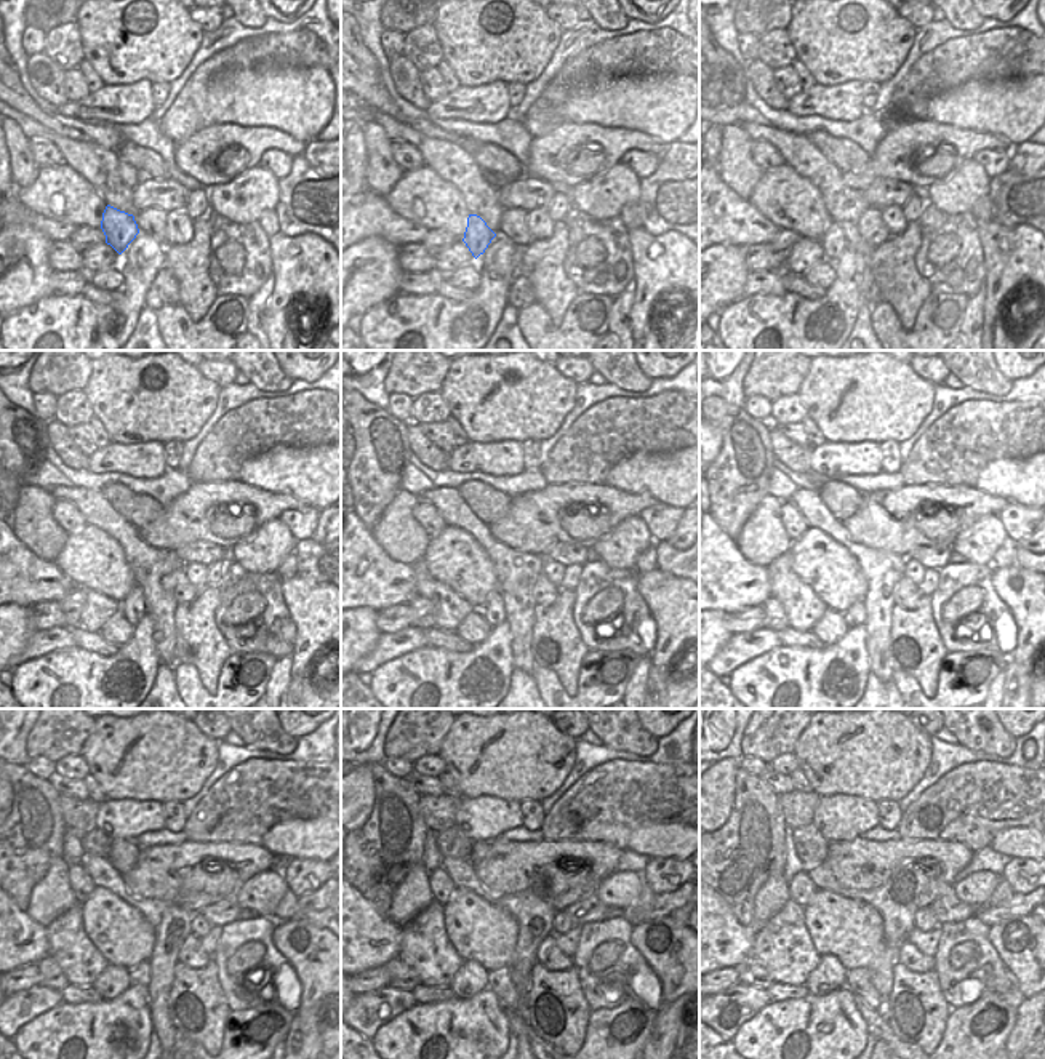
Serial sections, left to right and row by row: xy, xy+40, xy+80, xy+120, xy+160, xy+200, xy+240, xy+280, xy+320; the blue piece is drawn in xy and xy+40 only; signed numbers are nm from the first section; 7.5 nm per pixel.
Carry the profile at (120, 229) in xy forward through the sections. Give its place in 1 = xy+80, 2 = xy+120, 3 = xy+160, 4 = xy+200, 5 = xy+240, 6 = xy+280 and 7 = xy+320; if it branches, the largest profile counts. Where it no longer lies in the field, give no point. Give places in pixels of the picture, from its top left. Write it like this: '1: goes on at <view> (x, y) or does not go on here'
1: goes on at xy+80 (834, 242)
2: goes on at xy+120 (133, 607)
3: goes on at xy+160 (493, 611)
4: goes on at xy+200 (855, 615)
5: goes on at xy+240 (141, 975)
6: goes on at xy+280 (500, 981)
7: goes on at xy+320 (858, 981)

